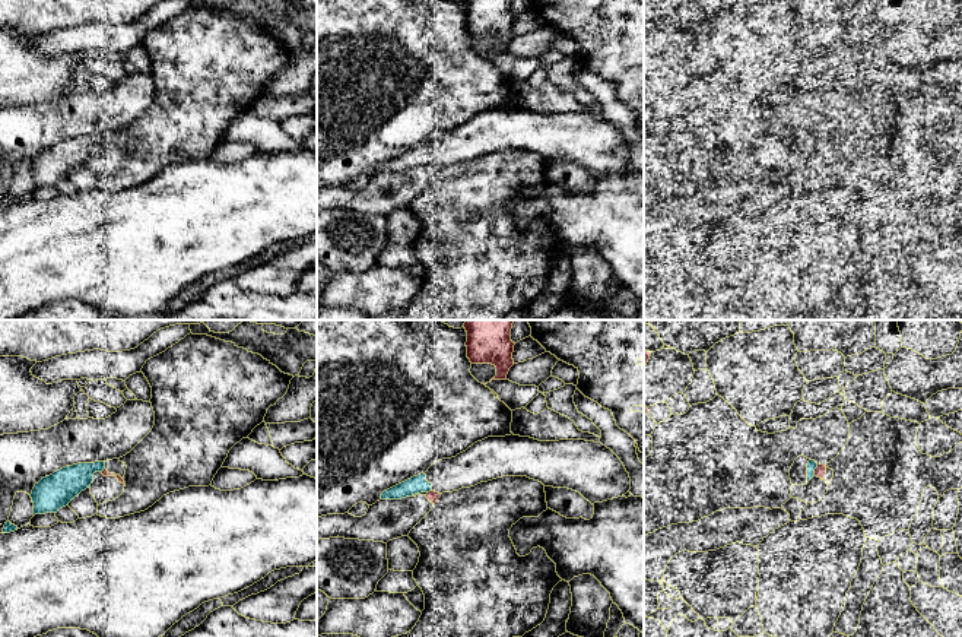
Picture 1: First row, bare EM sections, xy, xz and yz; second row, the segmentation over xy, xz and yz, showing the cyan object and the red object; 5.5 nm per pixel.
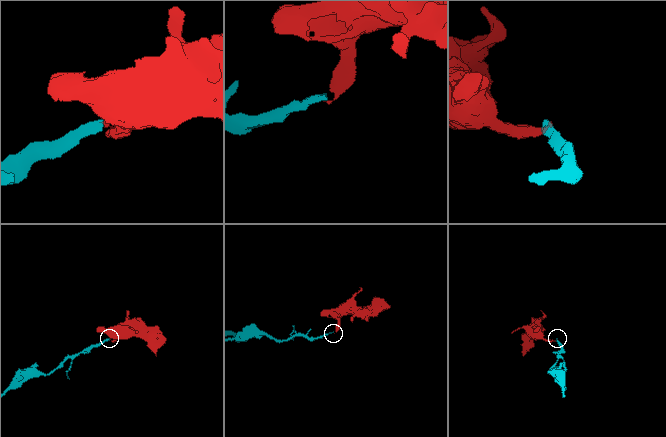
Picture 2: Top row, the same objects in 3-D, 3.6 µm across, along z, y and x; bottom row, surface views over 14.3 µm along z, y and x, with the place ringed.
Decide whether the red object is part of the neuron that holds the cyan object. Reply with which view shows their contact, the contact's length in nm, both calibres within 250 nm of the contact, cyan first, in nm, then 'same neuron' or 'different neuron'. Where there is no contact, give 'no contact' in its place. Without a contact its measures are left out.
contact in yz; length 70 nm; calibres 60 and 60 nm; different neuron

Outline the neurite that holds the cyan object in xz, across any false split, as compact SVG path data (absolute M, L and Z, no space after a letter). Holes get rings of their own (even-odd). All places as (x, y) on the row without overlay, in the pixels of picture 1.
M488 110L425 146L381 167L401 172L420 165L453 165L502 149L527 149L545 159L580 165L591 177L625 168L631 150L620 131L600 114L539 114L530 110Z

